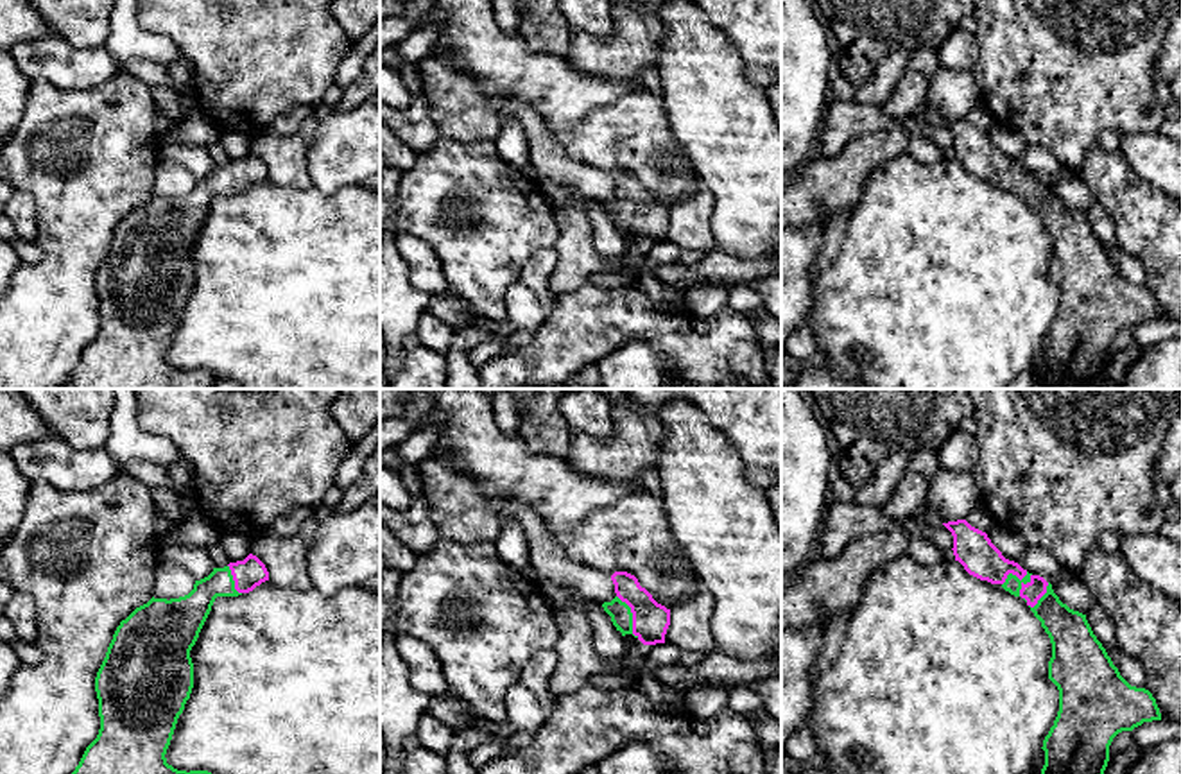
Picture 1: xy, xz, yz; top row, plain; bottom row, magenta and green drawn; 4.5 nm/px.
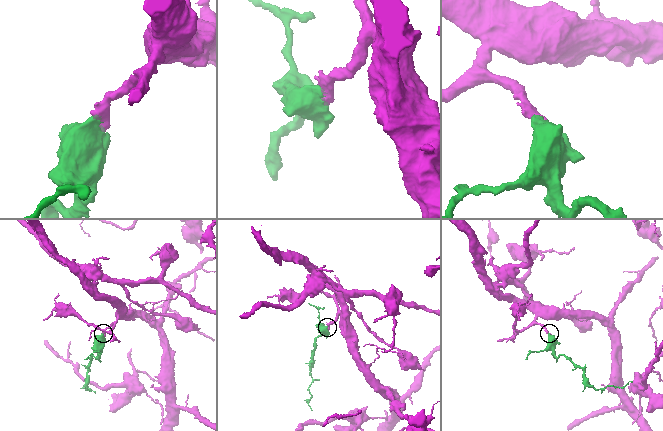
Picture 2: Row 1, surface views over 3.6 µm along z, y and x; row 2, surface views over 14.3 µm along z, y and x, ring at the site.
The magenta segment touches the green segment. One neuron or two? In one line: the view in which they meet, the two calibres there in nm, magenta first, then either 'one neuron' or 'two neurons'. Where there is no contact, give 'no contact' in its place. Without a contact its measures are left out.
yz | 170/80 nm | one neuron

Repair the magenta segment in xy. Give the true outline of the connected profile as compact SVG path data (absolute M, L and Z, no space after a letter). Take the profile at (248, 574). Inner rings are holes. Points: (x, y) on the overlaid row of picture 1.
M249 554L244 561L229 563L224 568L213 568L208 577L195 580L188 595L170 600L152 597L147 604L136 607L122 620L95 677L100 729L97 738L86 747L72 774L211 774L208 770L177 770L168 765L165 758L177 718L194 688L190 650L217 597L238 597L253 591L265 580L269 580L265 564L256 555Z

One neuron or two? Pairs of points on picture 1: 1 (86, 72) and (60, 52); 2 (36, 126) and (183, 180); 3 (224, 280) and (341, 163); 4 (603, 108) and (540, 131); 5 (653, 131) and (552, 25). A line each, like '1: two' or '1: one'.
1: one
2: two
3: two
4: two
5: two

